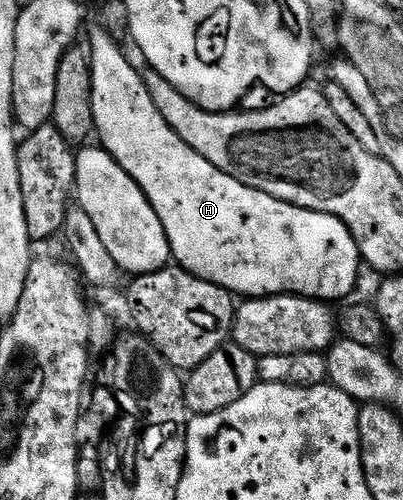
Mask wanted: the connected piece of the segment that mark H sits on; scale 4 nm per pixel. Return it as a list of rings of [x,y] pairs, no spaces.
[[[92,25],[89,58],[98,144],[139,184],[153,211],[157,211],[157,219],[161,219],[161,227],[165,227],[169,239],[174,264],[243,299],[298,295],[332,303],[338,297],[349,296],[359,281],[361,258],[345,223],[333,215],[302,209],[273,195],[265,195],[265,191],[257,191],[225,175],[225,171],[217,171],[209,159],[201,159],[201,155],[161,119],[161,111],[157,111],[153,99],[149,99],[142,72],[127,62],[124,46],[115,42],[102,25]]]

